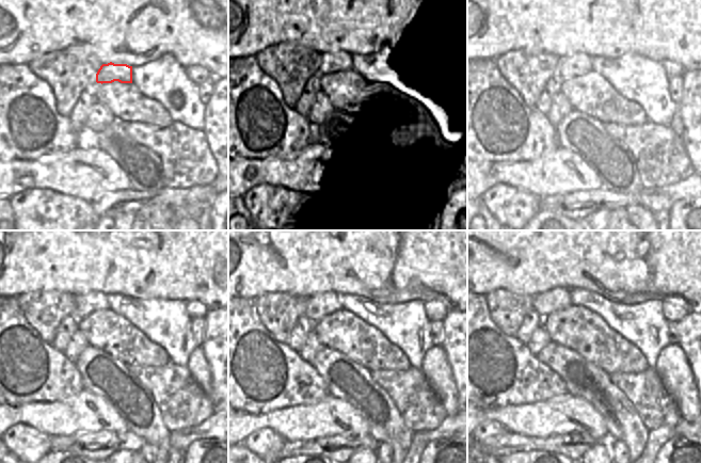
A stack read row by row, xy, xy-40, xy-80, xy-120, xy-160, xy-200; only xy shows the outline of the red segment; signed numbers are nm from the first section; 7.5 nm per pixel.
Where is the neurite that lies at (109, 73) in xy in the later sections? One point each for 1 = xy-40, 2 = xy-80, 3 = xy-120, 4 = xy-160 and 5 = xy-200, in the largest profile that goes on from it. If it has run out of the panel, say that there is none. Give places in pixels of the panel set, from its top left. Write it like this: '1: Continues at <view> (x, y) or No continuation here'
1: Continues at xy-40 (332, 63)
2: Continues at xy-80 (568, 66)
3: Continues at xy-120 (84, 304)
4: Continues at xy-160 (319, 305)
5: Continues at xy-200 (557, 299)

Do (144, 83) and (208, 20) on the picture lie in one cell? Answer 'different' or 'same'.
different

